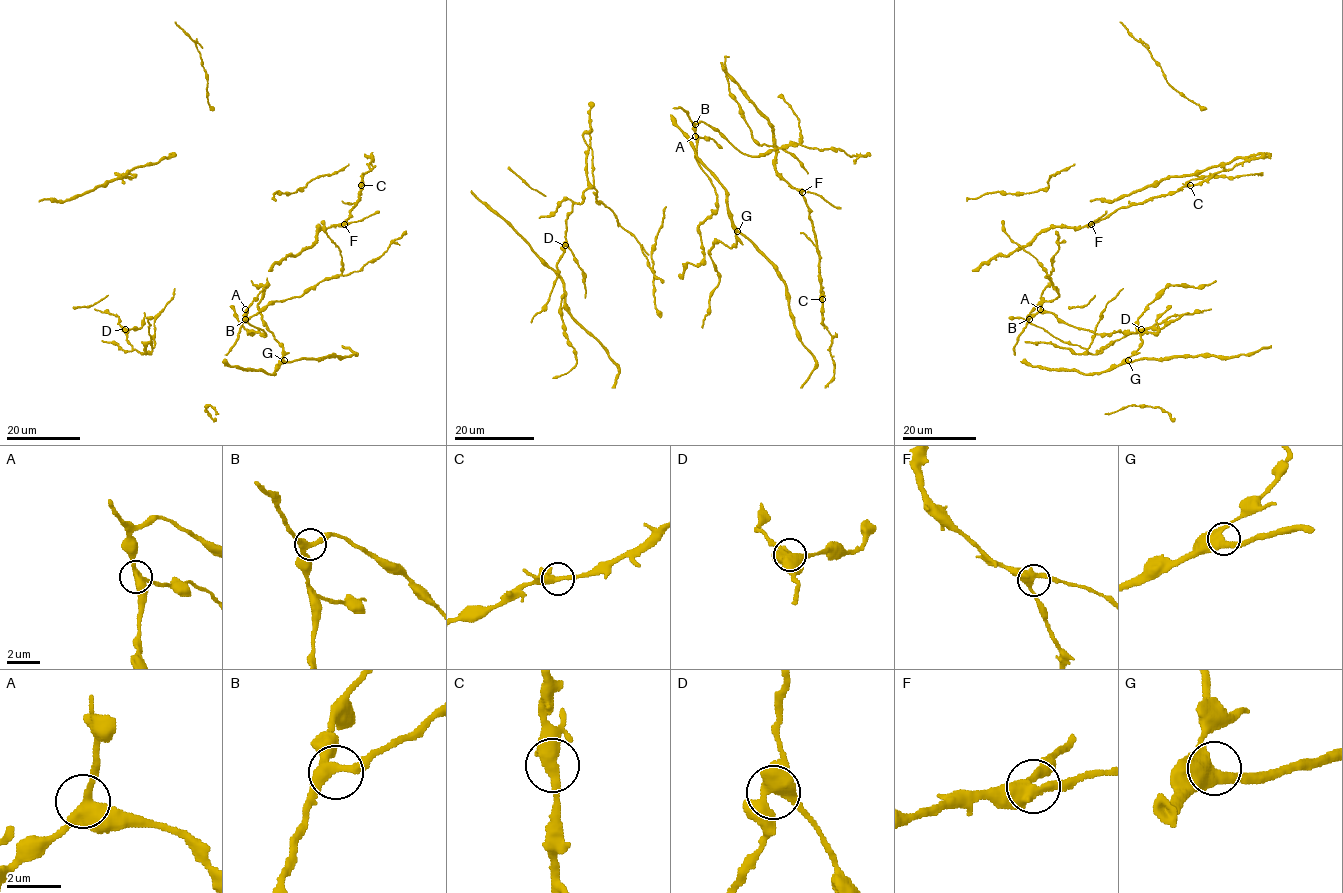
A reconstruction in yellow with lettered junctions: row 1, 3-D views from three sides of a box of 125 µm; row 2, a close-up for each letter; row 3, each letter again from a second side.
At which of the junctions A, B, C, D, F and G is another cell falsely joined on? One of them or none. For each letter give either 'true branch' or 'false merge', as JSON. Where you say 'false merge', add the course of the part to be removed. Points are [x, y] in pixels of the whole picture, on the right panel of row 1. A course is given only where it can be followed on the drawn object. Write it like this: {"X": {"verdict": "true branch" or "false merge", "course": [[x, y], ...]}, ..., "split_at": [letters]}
{"A": {"verdict": "true branch"}, "B": {"verdict": "true branch"}, "C": {"verdict": "true branch"}, "D": {"verdict": "true branch"}, "F": {"verdict": "true branch"}, "G": {"verdict": "true branch"}, "split_at": []}

